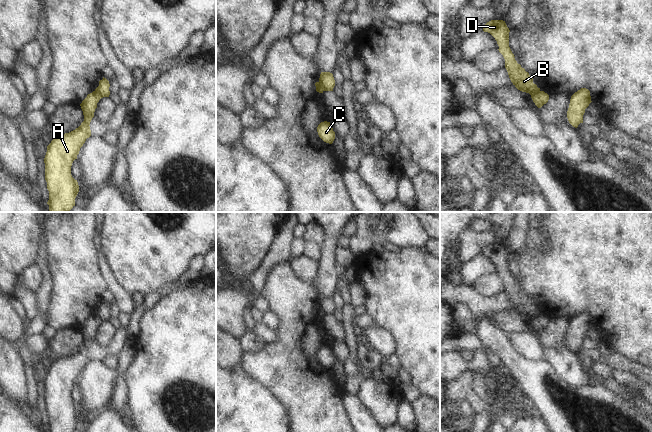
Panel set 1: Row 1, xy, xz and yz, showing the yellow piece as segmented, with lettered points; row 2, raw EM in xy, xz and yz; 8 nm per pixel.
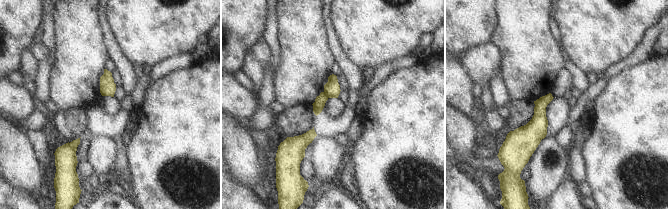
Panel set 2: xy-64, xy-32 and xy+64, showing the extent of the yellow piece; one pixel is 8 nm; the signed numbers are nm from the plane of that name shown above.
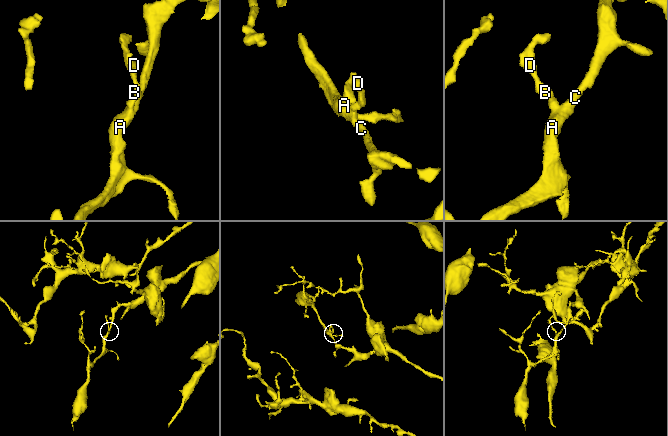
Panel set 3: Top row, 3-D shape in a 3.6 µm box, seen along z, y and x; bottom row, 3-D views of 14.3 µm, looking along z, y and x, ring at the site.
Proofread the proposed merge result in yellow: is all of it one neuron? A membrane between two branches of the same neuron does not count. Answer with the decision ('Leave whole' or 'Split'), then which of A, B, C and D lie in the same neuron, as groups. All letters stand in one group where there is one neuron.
Split. Groups: A C / B D.

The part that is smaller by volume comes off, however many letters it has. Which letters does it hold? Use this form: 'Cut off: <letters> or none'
Cut off: B, D

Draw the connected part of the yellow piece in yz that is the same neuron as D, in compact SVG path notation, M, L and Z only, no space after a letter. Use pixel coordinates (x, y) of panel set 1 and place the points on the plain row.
M491 244L483 251L484 256L490 257L499 270L499 276L505 283L505 292L513 309L520 315L537 318L540 312L533 307L533 301L521 291L515 284L515 280L509 271L509 252L503 244Z

